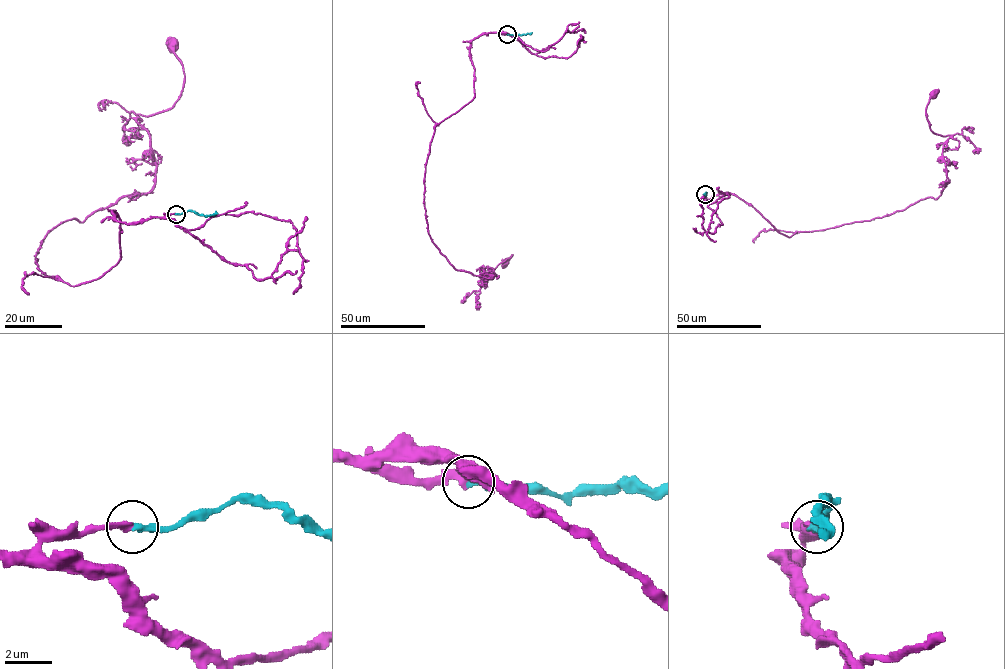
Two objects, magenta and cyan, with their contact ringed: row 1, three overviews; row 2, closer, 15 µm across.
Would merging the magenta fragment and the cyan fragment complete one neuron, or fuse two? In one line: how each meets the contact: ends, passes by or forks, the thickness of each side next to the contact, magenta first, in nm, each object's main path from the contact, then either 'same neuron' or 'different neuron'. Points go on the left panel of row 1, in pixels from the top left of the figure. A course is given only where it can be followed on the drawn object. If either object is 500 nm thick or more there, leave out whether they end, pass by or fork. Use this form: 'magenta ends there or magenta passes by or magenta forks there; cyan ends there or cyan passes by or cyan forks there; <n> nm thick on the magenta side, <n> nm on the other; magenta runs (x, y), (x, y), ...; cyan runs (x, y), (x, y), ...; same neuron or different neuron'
magenta ends there; cyan ends there; 320 nm thick on the magenta side, 360 nm on the other; magenta runs (175, 213), (112, 211), (96, 279), (35, 263), (60, 223), (151, 189), (137, 114), (178, 99), (171, 43); cyan runs (175, 213), (193, 211), (204, 215), (217, 213); same neuron

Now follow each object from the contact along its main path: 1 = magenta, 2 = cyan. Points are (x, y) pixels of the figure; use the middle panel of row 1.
1: (507, 34), (471, 41), (474, 97), (434, 127), (424, 180), (448, 261), (495, 274), (485, 281), (504, 263)
2: (507, 34), (532, 32)

